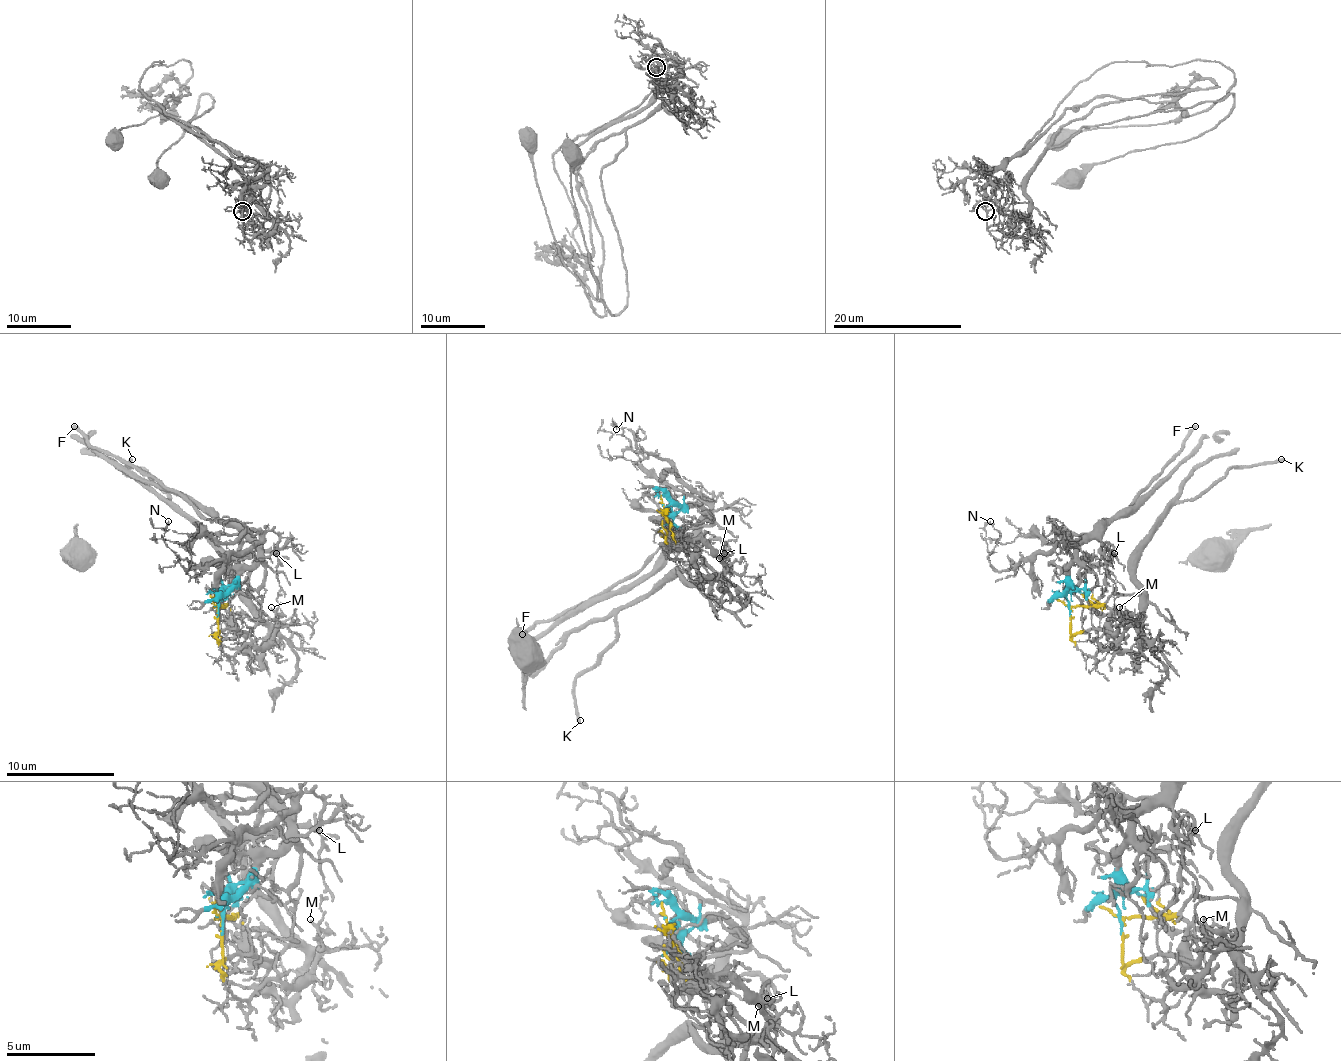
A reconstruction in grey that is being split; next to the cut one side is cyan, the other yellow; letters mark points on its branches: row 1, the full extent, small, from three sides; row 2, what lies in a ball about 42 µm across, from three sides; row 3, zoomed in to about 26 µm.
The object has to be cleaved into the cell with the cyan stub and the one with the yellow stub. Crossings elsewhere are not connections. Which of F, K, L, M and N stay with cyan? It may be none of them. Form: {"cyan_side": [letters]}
{"cyan_side": ["F", "L", "N"]}

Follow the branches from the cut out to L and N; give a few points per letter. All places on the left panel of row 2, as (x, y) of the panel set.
L: (219, 609), (221, 596), (257, 553), (251, 539), (254, 545), (270, 550), (273, 545), (275, 553)
N: (219, 609), (232, 582), (257, 558), (257, 547), (262, 542), (186, 572), (165, 542), (167, 520)

